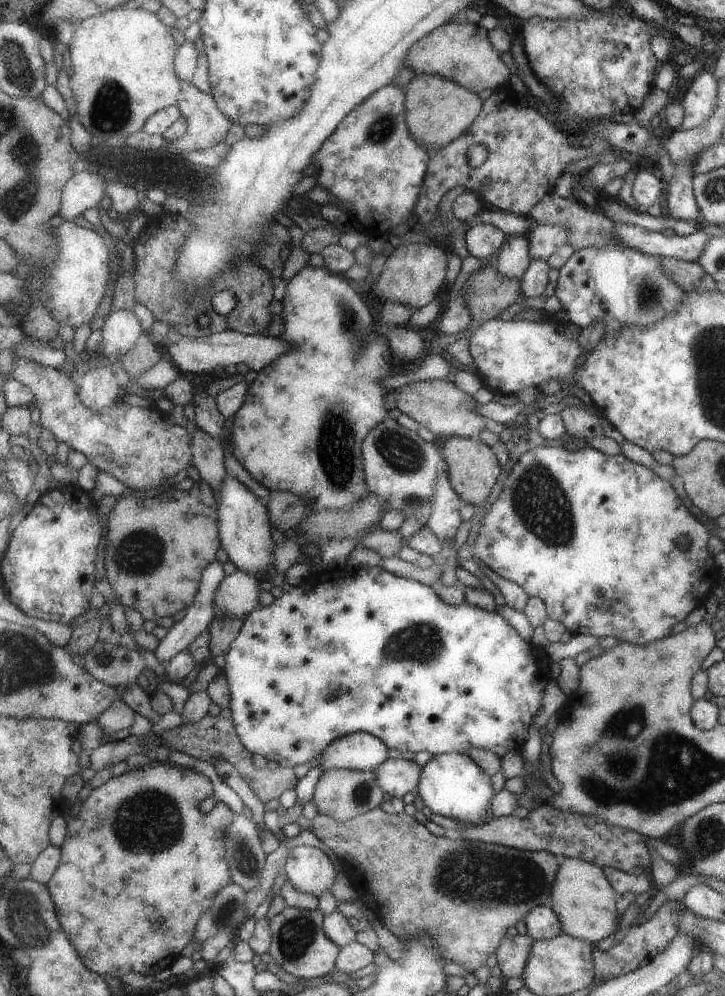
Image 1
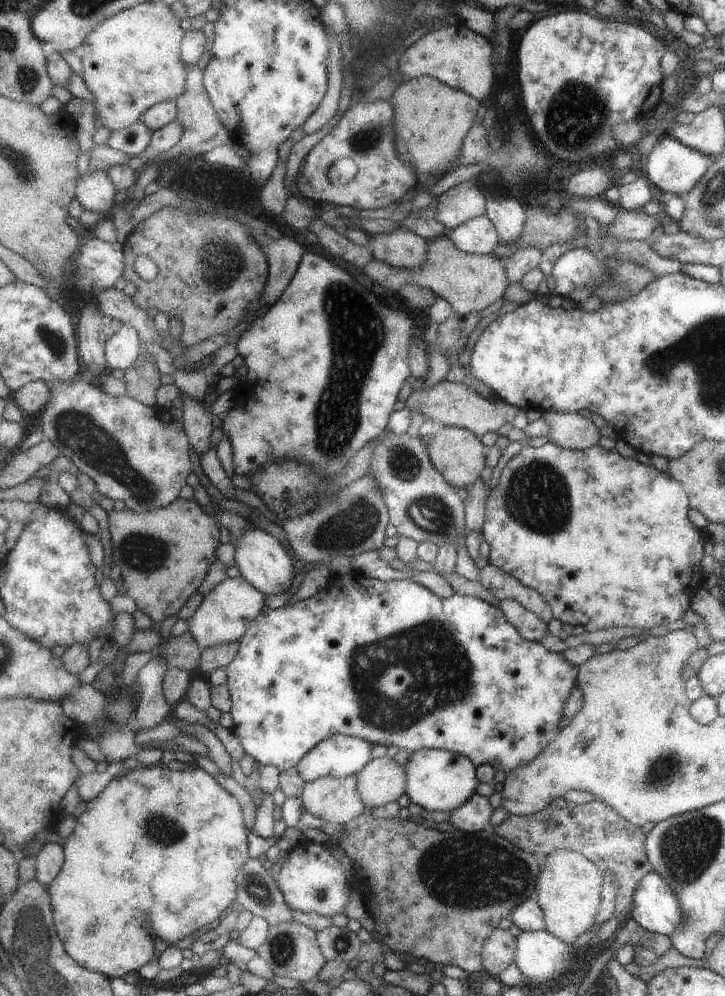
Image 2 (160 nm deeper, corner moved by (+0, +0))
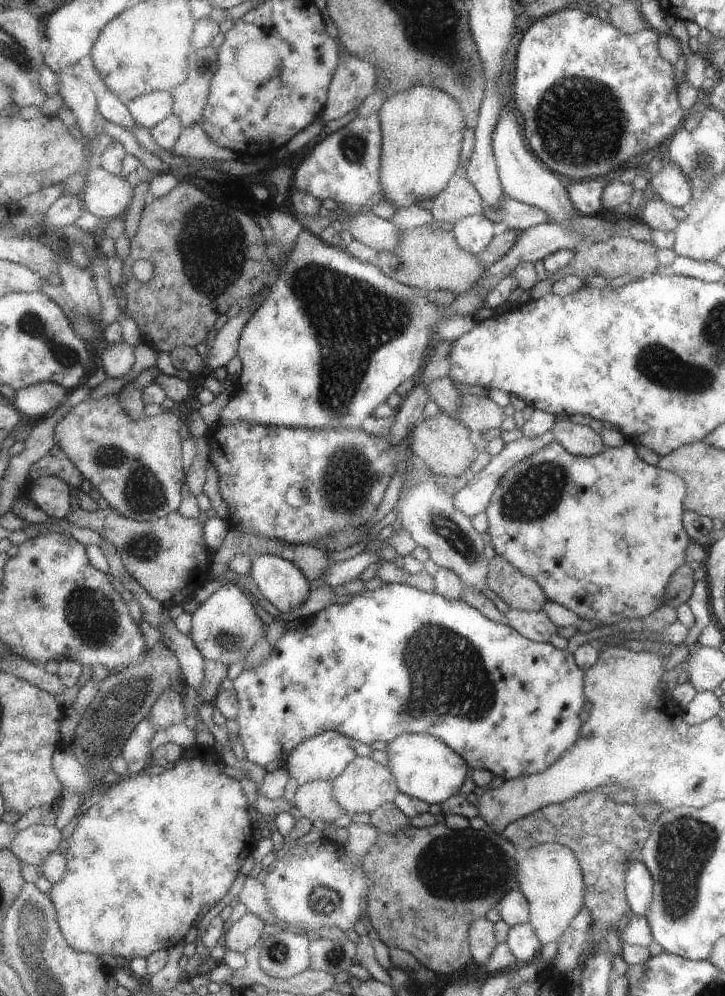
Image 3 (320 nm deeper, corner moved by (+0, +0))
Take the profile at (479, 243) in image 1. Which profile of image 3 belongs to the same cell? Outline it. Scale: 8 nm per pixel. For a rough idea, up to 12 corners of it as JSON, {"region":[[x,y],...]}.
{"region":[[479,214],[457,222],[452,233],[478,255],[509,226]]}

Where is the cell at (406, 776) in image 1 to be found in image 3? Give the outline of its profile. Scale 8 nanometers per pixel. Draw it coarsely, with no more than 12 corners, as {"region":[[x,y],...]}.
{"region":[[355,758],[333,780],[348,813],[371,815],[400,794],[390,766]]}

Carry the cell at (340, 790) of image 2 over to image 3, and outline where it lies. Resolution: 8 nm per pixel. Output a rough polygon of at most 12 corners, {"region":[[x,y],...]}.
{"region":[[333,780],[303,784],[298,816],[326,825],[348,815],[333,795]]}

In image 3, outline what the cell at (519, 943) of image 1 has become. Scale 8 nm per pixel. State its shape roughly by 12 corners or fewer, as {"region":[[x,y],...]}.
{"region":[[471,922],[469,944],[474,965],[483,968],[499,946],[493,922]]}

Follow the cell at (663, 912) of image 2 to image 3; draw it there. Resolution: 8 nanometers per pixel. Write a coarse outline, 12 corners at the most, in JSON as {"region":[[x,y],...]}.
{"region":[[643,862],[627,872],[631,912],[645,918],[651,876]]}

